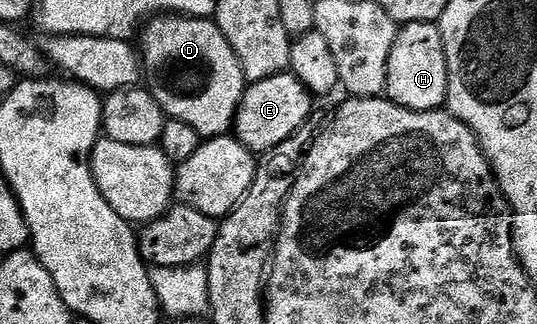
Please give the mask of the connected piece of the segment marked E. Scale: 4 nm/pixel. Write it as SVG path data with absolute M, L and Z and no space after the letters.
M291 72L275 74L261 82L253 82L245 89L244 100L236 111L235 137L253 154L259 156L270 148L282 144L295 130L309 121L313 95Z

